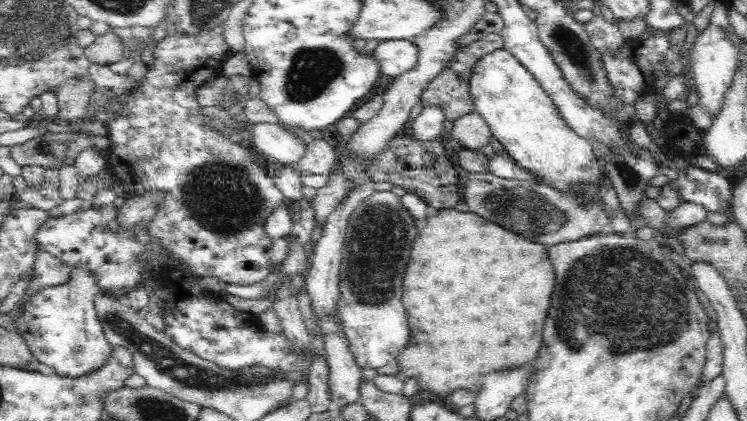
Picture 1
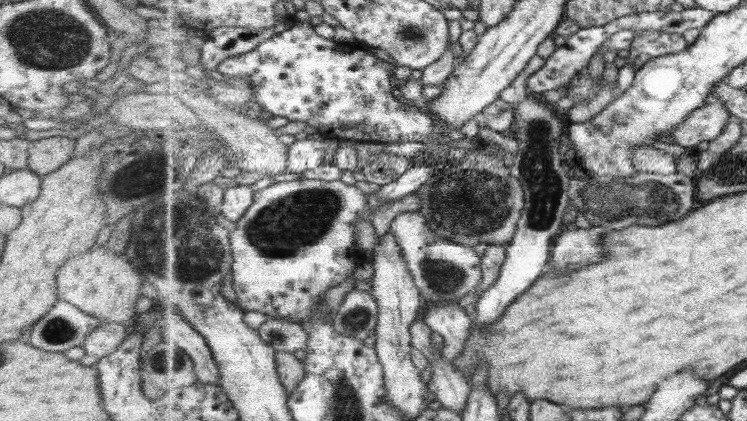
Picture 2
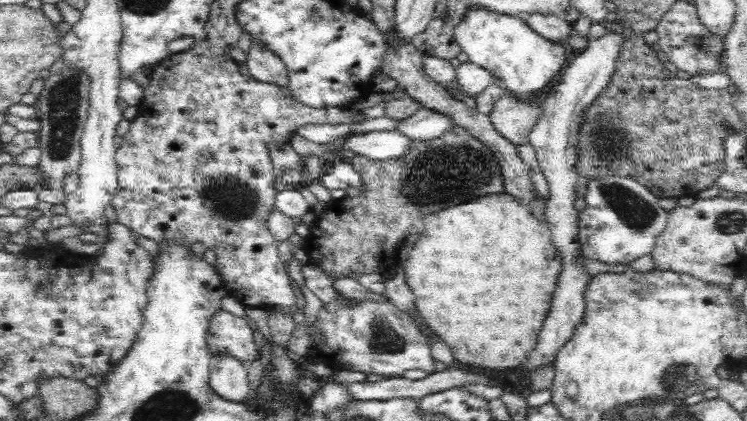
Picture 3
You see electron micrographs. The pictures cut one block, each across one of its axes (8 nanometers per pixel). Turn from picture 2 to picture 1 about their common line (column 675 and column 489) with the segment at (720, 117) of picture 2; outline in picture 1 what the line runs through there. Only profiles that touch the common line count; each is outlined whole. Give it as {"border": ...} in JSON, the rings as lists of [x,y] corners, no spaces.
{"border":[[[476,112],[462,116],[458,121],[452,122],[452,135],[460,145],[472,151],[490,145],[493,138],[488,124]]]}

